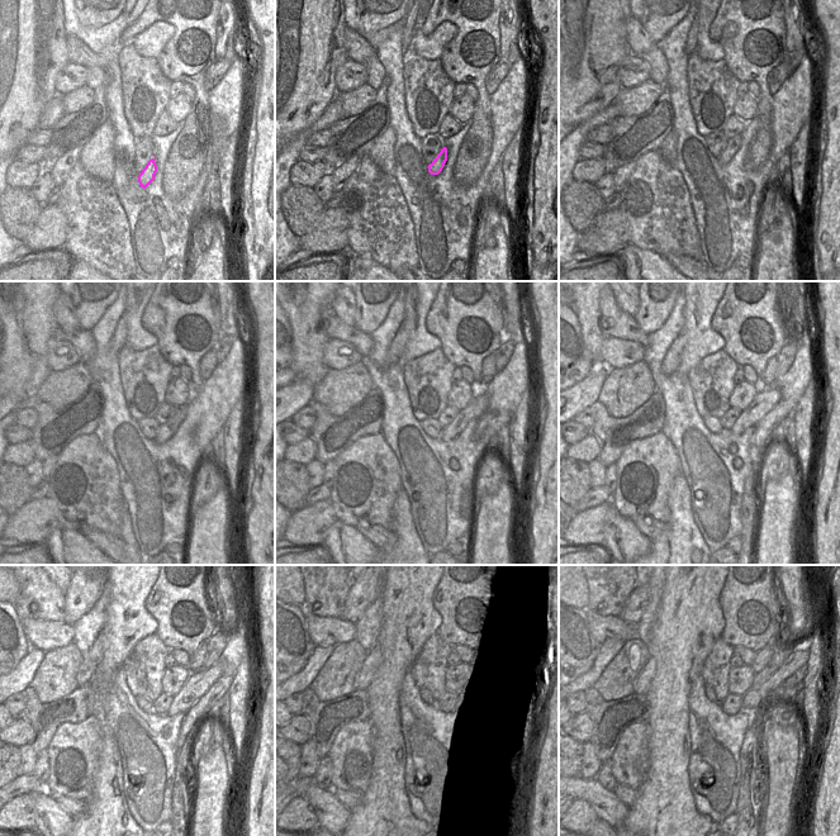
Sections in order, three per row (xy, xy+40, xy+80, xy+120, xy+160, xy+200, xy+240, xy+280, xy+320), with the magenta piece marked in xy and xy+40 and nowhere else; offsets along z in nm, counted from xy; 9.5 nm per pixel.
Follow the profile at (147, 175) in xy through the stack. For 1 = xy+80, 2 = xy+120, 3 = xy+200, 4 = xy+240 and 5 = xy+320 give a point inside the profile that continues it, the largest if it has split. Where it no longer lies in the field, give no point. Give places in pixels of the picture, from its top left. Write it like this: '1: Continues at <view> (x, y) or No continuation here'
1: Continues at xy+80 (734, 143)
2: Continues at xy+120 (166, 431)
3: Continues at xy+200 (765, 399)
4: Continues at xy+240 (198, 683)
5: Continues at xy+320 (795, 660).

